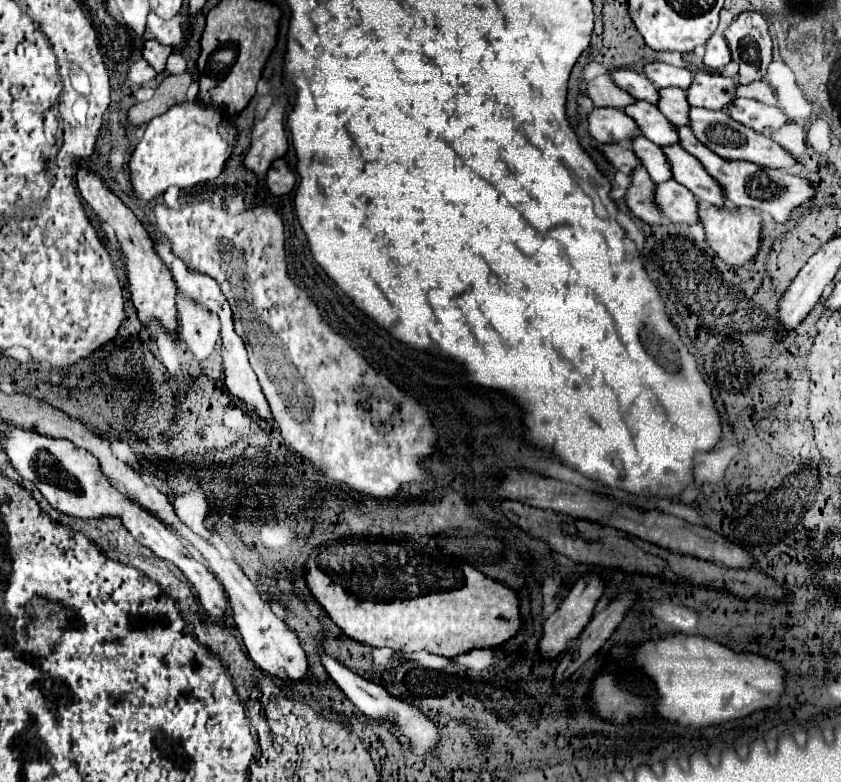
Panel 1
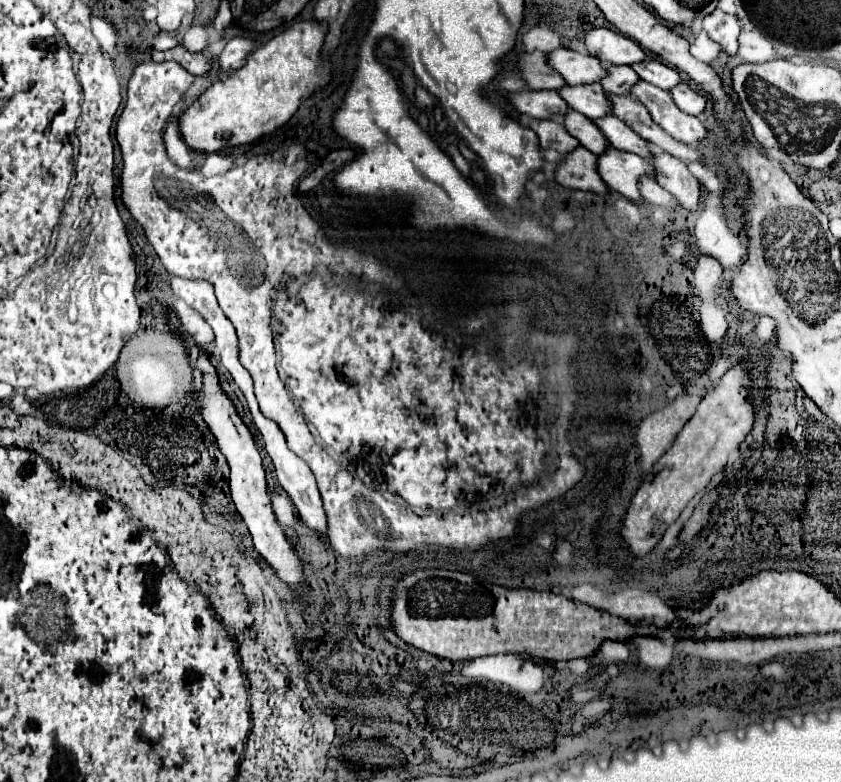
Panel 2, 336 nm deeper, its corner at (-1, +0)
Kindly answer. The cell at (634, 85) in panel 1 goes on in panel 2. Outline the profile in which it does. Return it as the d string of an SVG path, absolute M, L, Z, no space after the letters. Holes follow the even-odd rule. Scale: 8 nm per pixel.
M556 49L548 55L548 63L564 75L568 85L584 85L584 83L600 83L608 69L600 63L600 59L592 55L584 55L572 49Z

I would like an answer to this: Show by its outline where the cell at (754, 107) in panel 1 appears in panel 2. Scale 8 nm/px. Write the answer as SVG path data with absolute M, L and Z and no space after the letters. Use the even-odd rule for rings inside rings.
M688 83L676 85L672 89L672 97L674 97L676 105L688 115L700 115L708 105L708 99L704 95L700 95L698 91L694 91Z

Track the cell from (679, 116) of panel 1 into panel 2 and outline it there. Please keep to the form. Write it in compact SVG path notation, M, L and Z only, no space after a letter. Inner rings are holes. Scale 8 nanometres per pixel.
M610 67L608 69L608 77L602 79L602 87L604 91L612 93L612 95L630 95L632 87L636 83L640 83L642 79L636 75L636 71L632 71L632 67Z

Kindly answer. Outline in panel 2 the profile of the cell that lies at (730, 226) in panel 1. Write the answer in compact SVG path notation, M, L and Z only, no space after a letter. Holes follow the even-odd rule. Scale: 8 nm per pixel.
M654 153L654 167L656 167L656 181L674 197L680 199L680 203L694 211L698 209L700 197L702 197L702 185L700 181L690 173L686 163L674 159L668 153Z

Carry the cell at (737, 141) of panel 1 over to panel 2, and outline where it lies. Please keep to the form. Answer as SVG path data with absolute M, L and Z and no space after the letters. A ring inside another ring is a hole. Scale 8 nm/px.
M642 81L632 89L632 93L648 107L652 119L674 139L698 145L708 137L708 129L700 123L700 119L680 111L676 103L672 103L672 95L668 95L668 91Z

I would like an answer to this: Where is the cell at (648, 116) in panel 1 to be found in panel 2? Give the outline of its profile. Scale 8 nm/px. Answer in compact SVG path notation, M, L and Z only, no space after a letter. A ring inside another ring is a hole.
M600 83L584 85L584 87L564 87L560 89L560 95L572 109L578 113L590 117L590 119L600 119L612 113L612 105L608 103L608 97L604 95L604 89Z

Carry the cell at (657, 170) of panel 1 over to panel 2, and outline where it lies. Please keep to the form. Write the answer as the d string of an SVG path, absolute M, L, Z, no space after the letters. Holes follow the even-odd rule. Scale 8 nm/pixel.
M568 111L564 115L564 127L568 129L570 135L580 139L582 147L592 151L594 155L600 155L600 151L606 151L610 147L610 143L604 141L604 135L602 131L598 131L594 121L580 115L578 111Z

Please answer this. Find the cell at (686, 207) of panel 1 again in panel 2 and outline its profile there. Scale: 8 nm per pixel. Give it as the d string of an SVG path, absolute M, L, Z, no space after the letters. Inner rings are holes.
M610 147L604 155L598 157L598 173L608 183L608 187L630 201L642 201L638 183L642 177L652 177L652 163L626 151Z

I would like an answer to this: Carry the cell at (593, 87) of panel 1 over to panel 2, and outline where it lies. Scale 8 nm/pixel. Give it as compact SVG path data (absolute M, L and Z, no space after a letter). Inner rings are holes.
M532 51L520 59L520 69L524 71L524 81L532 89L560 89L566 87L564 77L552 71L548 65L548 55L544 51Z

